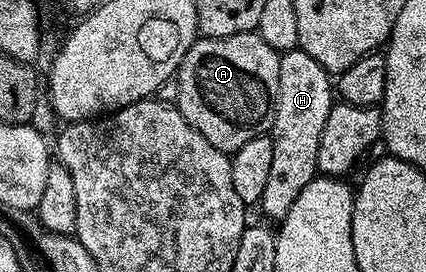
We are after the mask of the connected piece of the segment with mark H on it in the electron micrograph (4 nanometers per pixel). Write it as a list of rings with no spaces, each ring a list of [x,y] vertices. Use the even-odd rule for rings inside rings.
[[[295,48],[281,55],[280,84],[268,126],[268,137],[272,140],[272,168],[268,171],[268,182],[260,201],[260,208],[268,217],[281,220],[288,208],[292,208],[296,196],[300,196],[318,174],[316,152],[320,148],[320,132],[324,132],[324,120],[328,120],[328,112],[335,102],[331,75],[316,64],[308,52]]]

